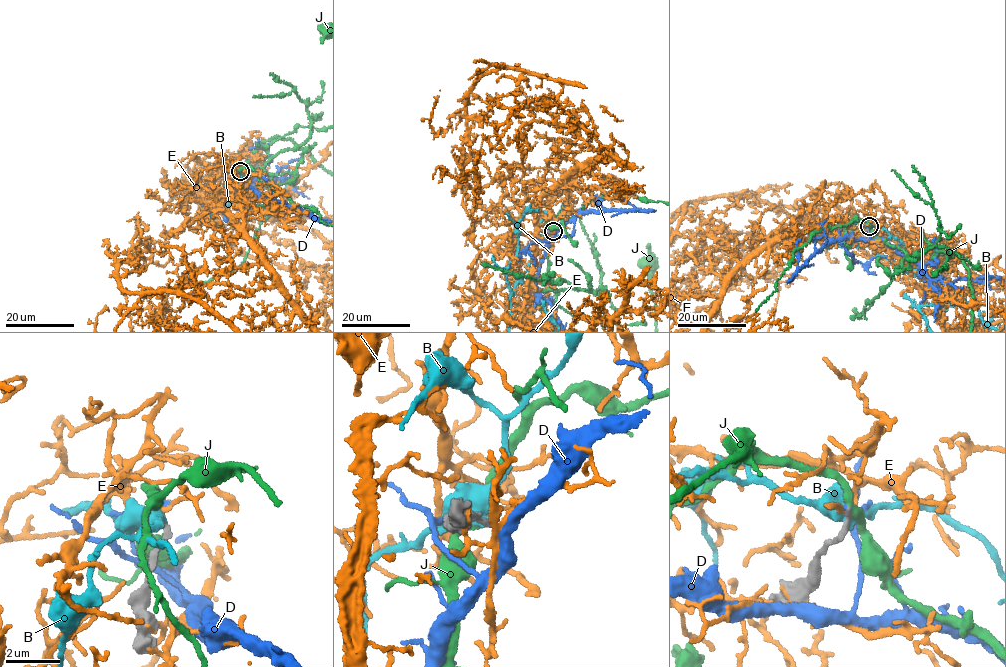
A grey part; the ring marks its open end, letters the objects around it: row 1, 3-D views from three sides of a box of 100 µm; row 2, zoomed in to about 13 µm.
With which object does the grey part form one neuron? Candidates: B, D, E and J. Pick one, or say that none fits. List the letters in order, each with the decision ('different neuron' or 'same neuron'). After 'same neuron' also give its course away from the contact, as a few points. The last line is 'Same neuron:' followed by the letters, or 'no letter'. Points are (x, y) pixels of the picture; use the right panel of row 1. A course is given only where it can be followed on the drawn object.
B: different neuron
D: same neuron
E: different neuron
J: different neuron
Same neuron: D

